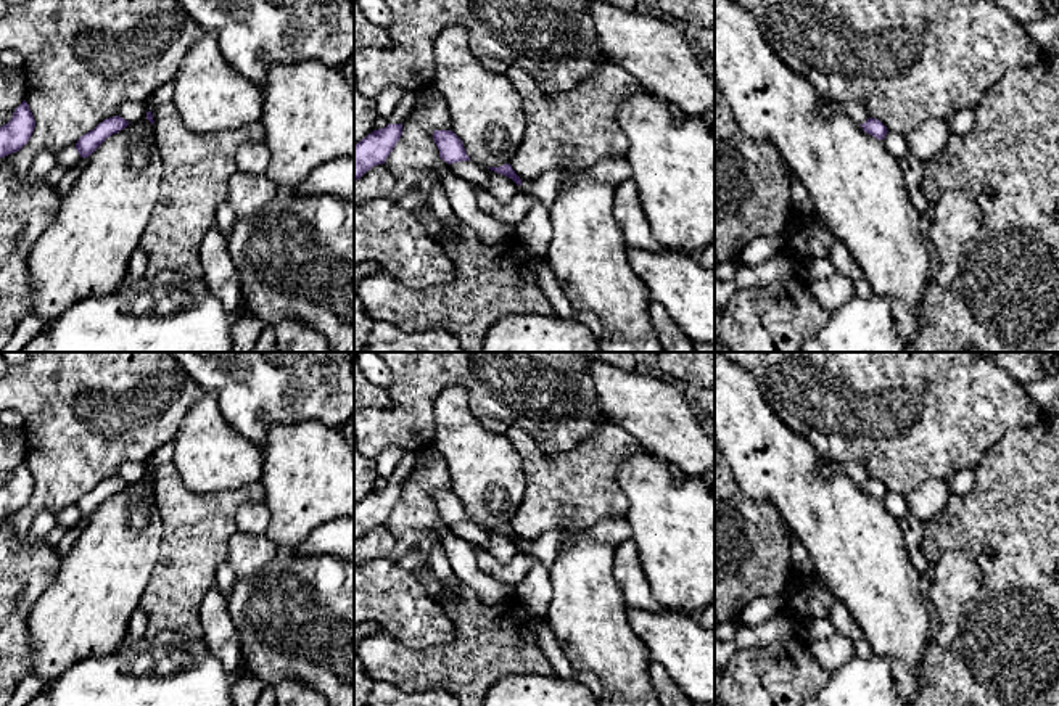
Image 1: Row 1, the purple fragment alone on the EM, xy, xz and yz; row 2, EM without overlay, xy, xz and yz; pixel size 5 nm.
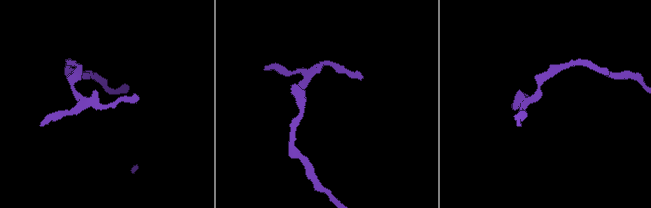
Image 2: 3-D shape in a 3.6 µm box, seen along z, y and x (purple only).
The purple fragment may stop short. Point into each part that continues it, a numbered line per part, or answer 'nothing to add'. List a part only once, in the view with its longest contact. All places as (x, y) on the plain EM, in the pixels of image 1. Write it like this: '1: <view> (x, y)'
1: xz (548, 545)

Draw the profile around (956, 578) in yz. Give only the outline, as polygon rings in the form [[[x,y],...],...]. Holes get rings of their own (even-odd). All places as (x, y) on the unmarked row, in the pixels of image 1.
[[[950,550],[937,561],[929,597],[938,614],[938,646],[948,646],[958,637],[966,606],[979,592],[982,579],[979,560],[961,550]]]

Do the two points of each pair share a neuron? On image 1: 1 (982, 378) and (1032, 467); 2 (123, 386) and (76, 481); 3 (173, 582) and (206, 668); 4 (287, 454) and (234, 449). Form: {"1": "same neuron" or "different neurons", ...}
{"1": "different neurons", "2": "same neuron", "3": "different neurons", "4": "different neurons"}

